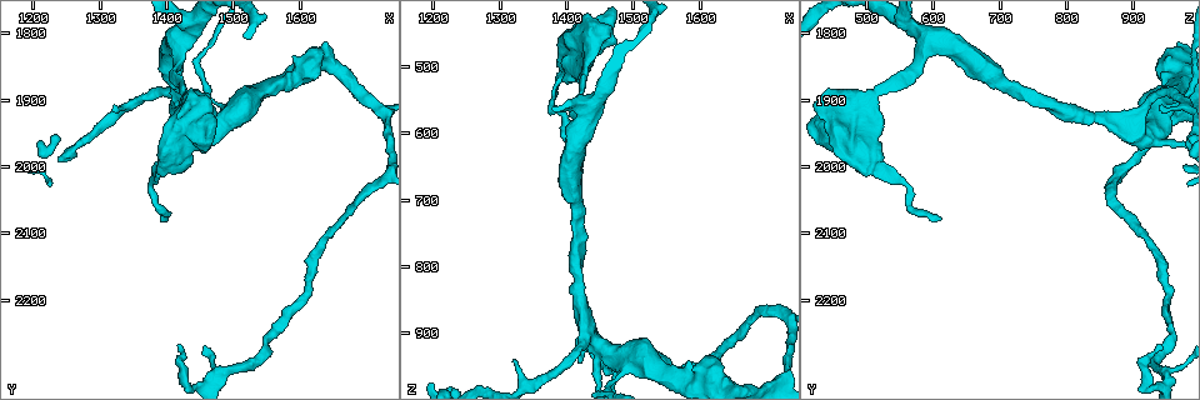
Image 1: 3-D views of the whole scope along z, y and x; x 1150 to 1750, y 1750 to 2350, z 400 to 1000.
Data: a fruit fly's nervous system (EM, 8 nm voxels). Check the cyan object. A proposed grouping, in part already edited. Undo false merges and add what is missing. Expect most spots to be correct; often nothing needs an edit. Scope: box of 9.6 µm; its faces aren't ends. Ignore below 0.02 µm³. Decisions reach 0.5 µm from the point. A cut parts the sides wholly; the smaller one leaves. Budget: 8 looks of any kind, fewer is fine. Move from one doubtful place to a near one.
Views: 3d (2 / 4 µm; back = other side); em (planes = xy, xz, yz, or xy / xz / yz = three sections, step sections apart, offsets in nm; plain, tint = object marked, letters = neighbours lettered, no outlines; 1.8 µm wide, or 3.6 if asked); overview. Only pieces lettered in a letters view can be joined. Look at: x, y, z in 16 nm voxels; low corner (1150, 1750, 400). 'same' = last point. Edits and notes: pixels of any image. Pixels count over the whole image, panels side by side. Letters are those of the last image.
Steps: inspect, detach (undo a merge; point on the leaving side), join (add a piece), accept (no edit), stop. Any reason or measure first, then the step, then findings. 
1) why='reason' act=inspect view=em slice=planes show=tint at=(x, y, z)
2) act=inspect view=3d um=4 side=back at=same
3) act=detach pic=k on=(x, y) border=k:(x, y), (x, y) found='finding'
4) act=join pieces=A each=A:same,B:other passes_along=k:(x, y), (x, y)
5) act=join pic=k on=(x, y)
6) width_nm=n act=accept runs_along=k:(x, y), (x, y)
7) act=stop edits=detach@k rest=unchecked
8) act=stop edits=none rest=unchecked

why='branch stops here' act=inspect view=em slice=planes show=letters at=(1420, 2270, 945)

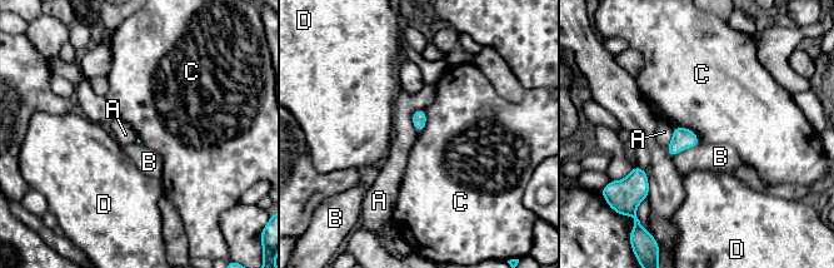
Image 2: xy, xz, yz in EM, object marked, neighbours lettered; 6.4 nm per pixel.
act=accept each=A:other,B:other,C:other,D:other border=2:(673, 127), (689, 128), (700, 142) found='no lettered piece goes on from it'

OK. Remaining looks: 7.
act=inspect view=3d um=2 at=(1570, 1875, 965)

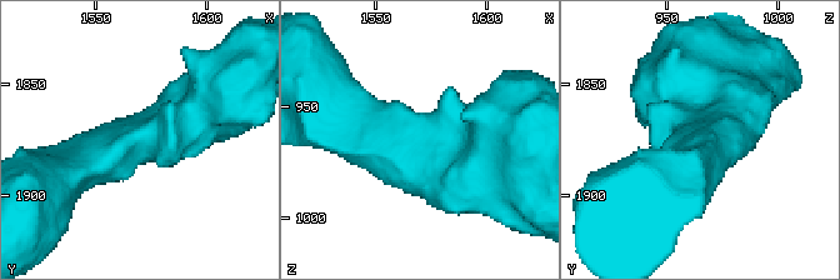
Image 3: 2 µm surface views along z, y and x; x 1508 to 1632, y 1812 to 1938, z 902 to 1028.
act=inspect view=em slice=planes show=letters at=(1567, 1875, 965)

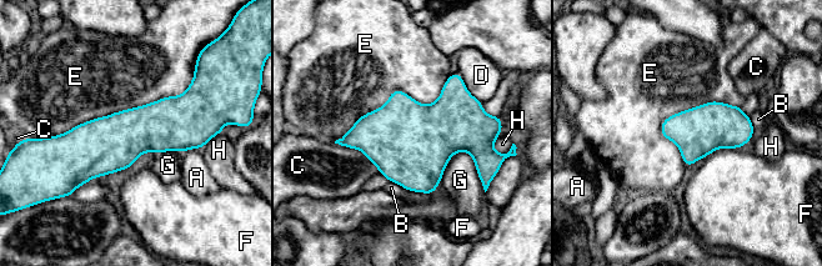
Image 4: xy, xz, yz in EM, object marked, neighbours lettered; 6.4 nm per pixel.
longest_contact=E:1050nm act=accept each=A:other,B:other,C:other,D:other,E:other,F:other,G:other,H:other runs_along=4:(207, 124), (59, 144) found='continuous, no second neuron'

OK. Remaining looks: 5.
why='end of a long branch' act=inspect view=3d um=2 at=(1405, 2075, 615)

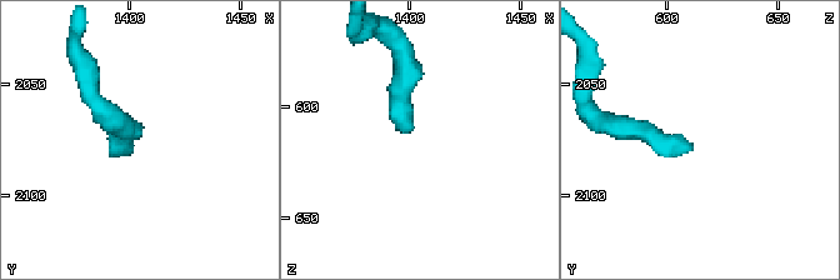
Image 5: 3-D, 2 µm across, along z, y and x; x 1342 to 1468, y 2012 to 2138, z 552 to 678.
act=inspect view=em slice=planes show=plain at=(1401, 2079, 610)

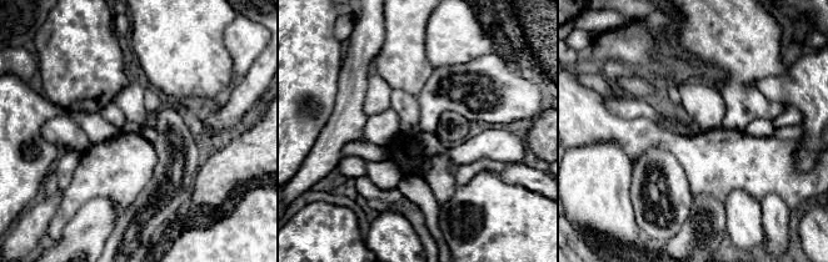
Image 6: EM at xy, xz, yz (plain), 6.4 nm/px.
why='see the neighbours' act=inspect view=em slice=planes show=letters at=same

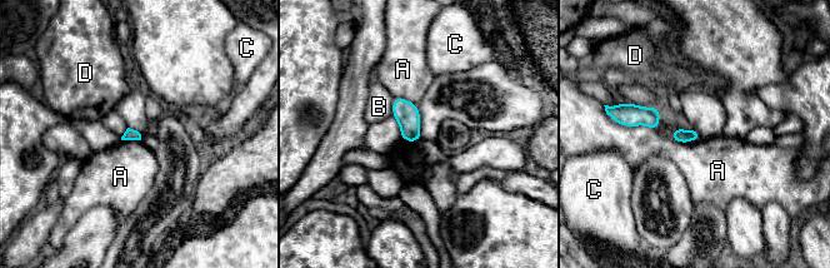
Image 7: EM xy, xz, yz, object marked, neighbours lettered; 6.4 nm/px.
longest_contact=A:280nm act=accept each=A:other,B:other,C:other,D:other border=7:(614, 120), (654, 130) found='none of them fits'

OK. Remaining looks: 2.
act=stop edits=none rest=unchecked

